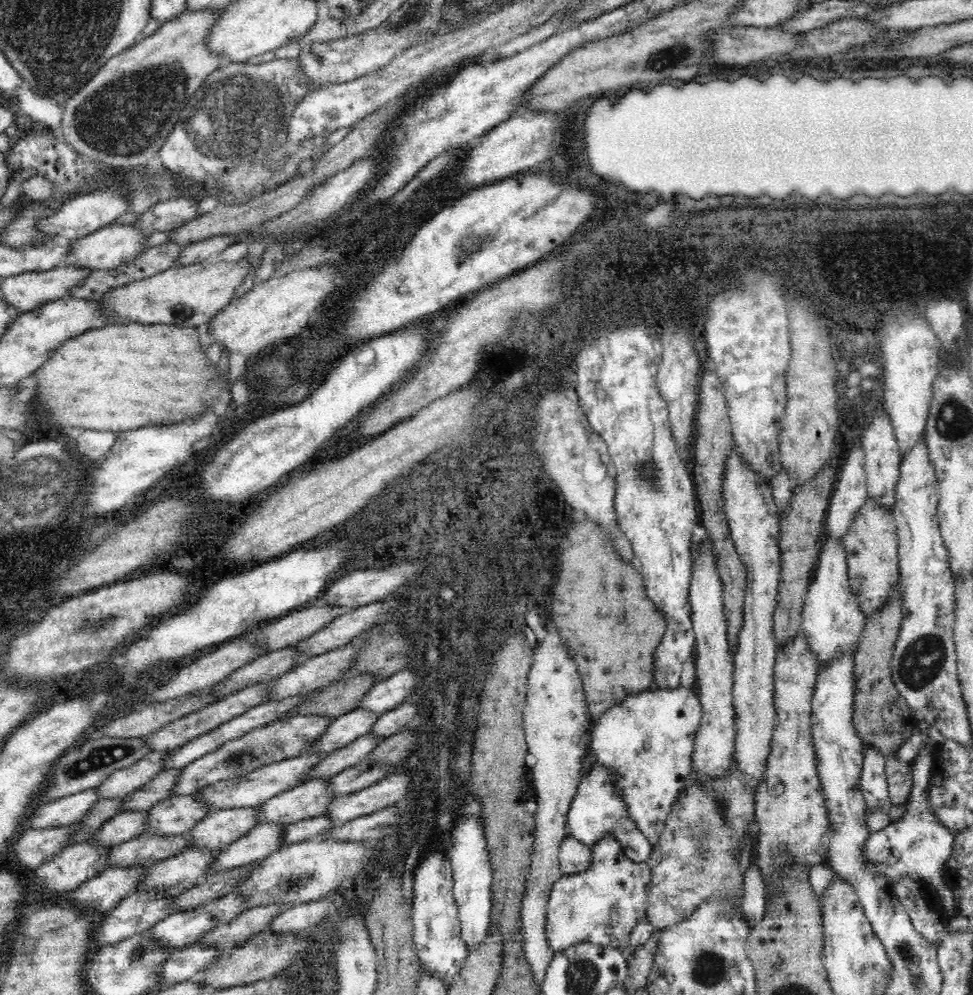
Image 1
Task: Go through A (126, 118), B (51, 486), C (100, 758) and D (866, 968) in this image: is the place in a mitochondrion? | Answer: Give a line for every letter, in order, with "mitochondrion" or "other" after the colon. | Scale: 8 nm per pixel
A: mitochondrion
B: mitochondrion
C: mitochondrion
D: mitochondrion

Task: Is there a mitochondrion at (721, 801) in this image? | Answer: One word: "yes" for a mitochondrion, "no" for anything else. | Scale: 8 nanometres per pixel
yes

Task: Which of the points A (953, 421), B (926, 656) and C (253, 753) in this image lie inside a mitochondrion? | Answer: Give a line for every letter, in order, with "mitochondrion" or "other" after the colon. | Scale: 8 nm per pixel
A: mitochondrion
B: mitochondrion
C: mitochondrion

